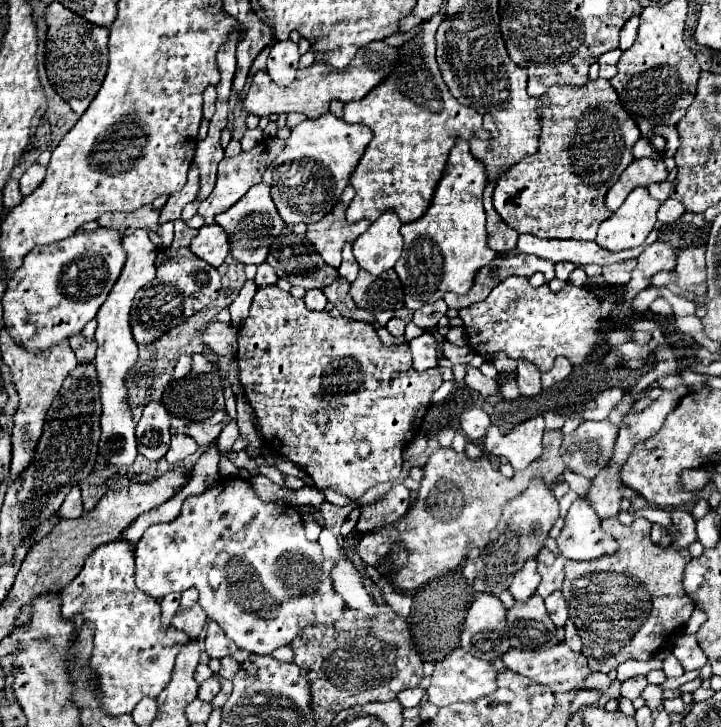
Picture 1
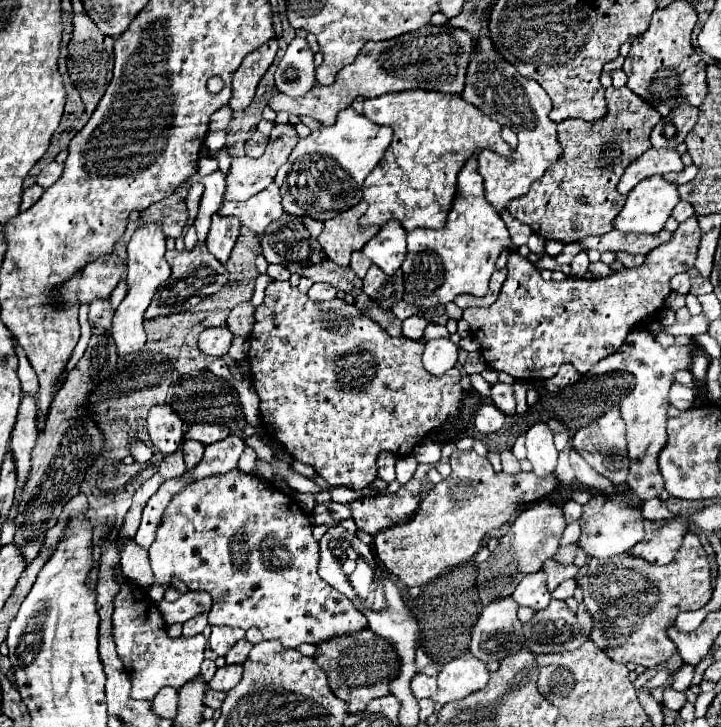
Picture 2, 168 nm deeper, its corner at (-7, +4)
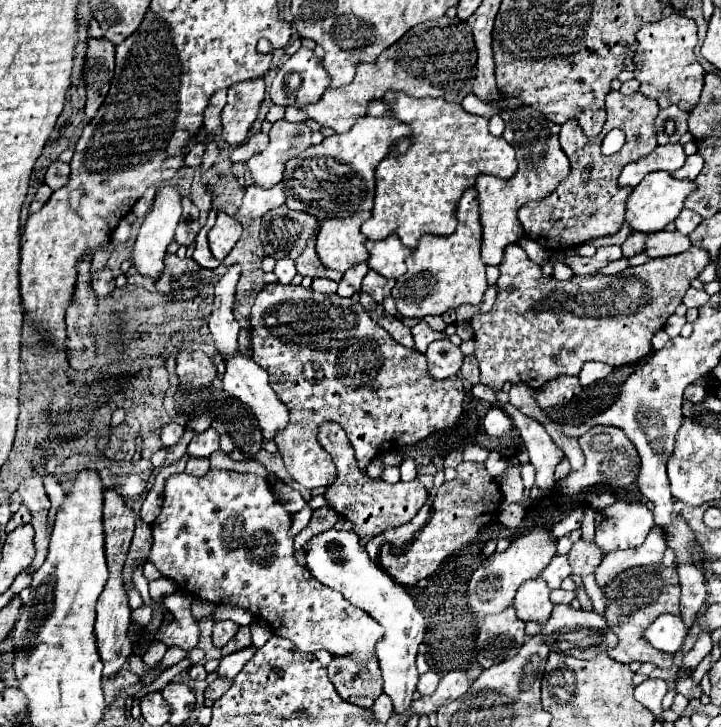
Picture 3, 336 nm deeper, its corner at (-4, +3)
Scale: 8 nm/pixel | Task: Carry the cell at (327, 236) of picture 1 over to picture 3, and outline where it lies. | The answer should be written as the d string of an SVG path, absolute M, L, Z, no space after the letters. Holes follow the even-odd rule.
M370 213L352 215L348 219L326 219L316 239L316 251L320 261L328 269L346 271L358 263L368 261L368 251L364 247L366 237L360 225L370 217Z

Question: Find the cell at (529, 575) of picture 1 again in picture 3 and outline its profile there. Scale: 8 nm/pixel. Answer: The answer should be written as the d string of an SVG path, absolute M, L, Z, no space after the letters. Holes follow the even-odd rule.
M542 577L522 583L514 599L514 609L518 611L518 617L522 621L536 621L536 623L548 621L548 615L552 613L554 607L548 595L550 589Z

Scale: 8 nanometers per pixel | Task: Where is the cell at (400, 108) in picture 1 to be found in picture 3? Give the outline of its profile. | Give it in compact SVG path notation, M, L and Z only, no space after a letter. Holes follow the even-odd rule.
M390 91L382 101L390 107L392 117L404 121L414 131L414 143L408 149L408 153L388 155L388 159L384 159L384 163L380 163L376 169L374 209L368 223L362 225L362 233L368 239L380 241L396 233L400 235L400 241L406 247L416 249L422 235L450 235L456 231L456 223L458 223L456 207L458 207L460 195L468 187L474 187L478 175L494 175L500 179L512 179L512 175L516 173L518 161L516 161L514 147L504 137L494 137L488 131L486 117L470 115L460 105L448 103L444 99L432 99L432 97L416 99L416 97L404 95L402 91Z

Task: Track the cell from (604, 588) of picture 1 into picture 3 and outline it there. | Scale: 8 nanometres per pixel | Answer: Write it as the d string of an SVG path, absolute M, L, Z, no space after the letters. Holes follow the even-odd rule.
M668 549L664 553L664 559L656 565L648 565L648 567L636 567L636 569L628 569L624 571L624 575L620 575L618 579L614 579L614 583L610 583L606 589L606 599L608 599L608 607L606 607L606 621L608 627L618 635L620 643L616 649L610 649L608 655L618 661L618 663L632 663L632 661L648 661L654 663L660 669L670 669L672 667L672 655L664 653L664 651L656 651L644 637L642 631L662 613L674 613L678 615L678 601L680 601L680 583L678 583L678 575L676 575L676 563L674 563L674 551Z

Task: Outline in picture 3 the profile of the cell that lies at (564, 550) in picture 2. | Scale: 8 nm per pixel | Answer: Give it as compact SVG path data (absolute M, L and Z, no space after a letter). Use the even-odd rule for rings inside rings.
M576 541L568 553L570 559L570 567L572 573L578 575L588 575L594 573L596 567L600 565L600 561L604 559L604 551L600 551L600 547L596 547L594 541Z

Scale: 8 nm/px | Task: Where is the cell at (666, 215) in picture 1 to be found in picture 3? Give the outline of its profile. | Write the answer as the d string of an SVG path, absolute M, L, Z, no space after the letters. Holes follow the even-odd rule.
M682 209L682 213L678 215L678 219L674 221L676 223L676 231L680 231L682 235L688 235L696 229L696 225L700 225L702 217L690 209Z

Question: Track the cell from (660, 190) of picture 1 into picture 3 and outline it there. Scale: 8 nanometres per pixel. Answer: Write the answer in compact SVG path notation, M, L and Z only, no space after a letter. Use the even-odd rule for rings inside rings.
M694 153L694 155L690 155L690 157L686 159L684 167L674 173L674 177L676 177L676 179L696 179L702 167L704 167L704 159L702 159L698 153Z

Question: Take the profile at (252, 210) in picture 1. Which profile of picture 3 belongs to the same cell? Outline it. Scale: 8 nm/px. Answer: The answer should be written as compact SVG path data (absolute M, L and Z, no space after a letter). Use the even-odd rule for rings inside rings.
M250 185L246 189L238 215L240 217L262 217L266 211L272 211L272 209L284 205L284 201L286 201L286 195L280 185L274 185L270 189L264 189L264 187L260 189L260 187Z

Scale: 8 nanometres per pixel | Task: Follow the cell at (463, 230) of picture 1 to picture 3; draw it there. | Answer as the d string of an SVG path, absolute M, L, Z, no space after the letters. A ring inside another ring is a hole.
M468 189L458 205L458 229L448 237L424 235L412 257L406 259L408 271L396 279L392 297L402 317L424 319L428 315L444 315L464 303L478 305L482 301L486 283L486 265L480 259L482 225L478 213L478 191Z

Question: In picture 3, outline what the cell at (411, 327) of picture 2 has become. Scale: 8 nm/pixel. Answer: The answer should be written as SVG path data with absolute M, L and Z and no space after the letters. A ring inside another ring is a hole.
M420 321L416 327L412 327L412 335L414 335L414 343L416 343L416 349L420 353L426 353L428 345L440 337L446 337L444 333L438 333L438 331L432 331L430 325L426 321Z

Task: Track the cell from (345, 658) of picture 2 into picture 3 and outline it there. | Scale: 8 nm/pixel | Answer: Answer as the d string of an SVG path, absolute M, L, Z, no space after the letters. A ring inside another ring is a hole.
M334 657L328 667L328 677L338 695L354 705L372 707L376 697L382 695L382 675L376 659L358 663L348 657Z

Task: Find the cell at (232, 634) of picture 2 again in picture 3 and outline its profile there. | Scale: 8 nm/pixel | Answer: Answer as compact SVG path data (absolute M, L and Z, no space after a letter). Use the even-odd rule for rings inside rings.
M216 621L212 631L212 641L216 647L224 647L238 631L238 625L234 621Z

